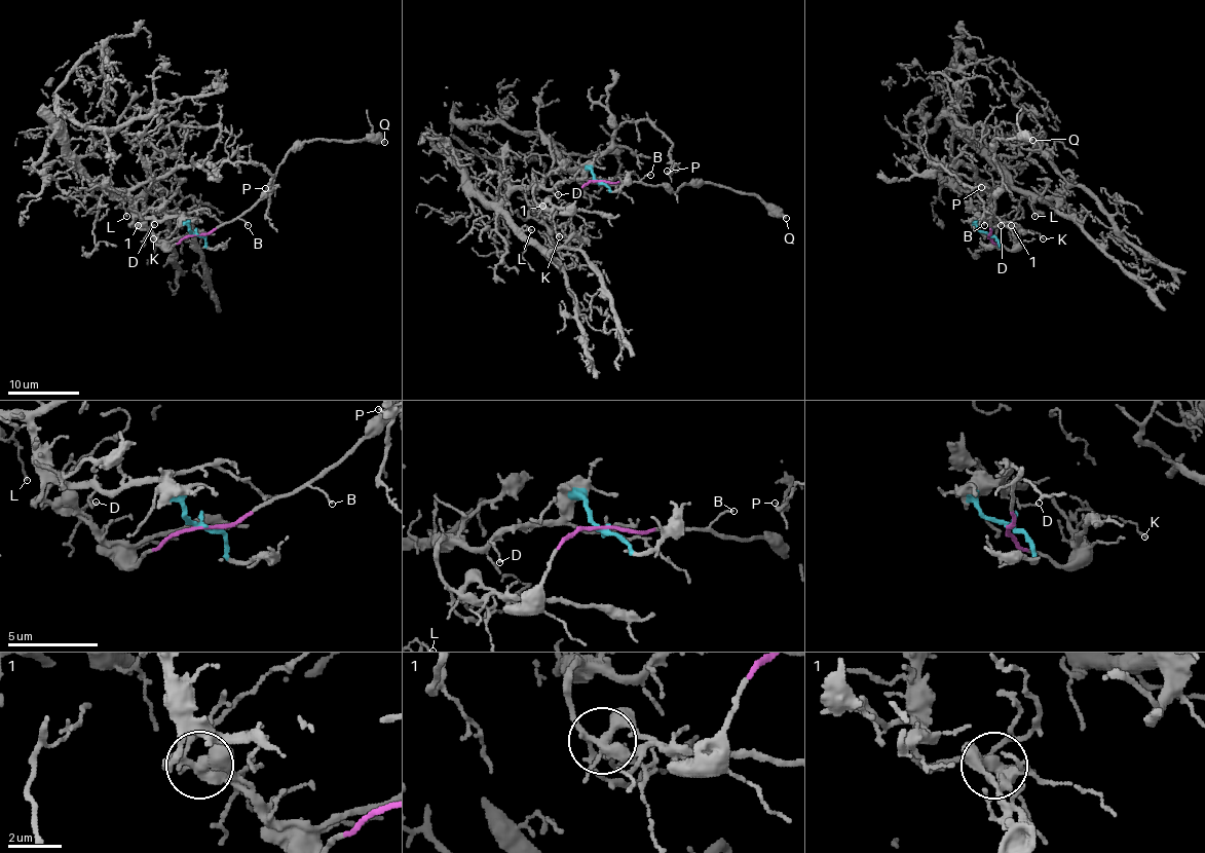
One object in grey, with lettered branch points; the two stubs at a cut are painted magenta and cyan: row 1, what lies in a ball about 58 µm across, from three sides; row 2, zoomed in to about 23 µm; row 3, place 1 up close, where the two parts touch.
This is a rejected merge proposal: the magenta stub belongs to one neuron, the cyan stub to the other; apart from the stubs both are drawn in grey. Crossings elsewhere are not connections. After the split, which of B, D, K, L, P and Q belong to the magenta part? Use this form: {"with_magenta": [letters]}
{"with_magenta": ["B", "Q"]}

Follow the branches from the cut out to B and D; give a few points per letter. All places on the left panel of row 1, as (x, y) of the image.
B: (195, 234), (211, 232), (236, 219), (241, 219), (247, 225)
D: (195, 234), (183, 219), (178, 217), (156, 220), (153, 224)

